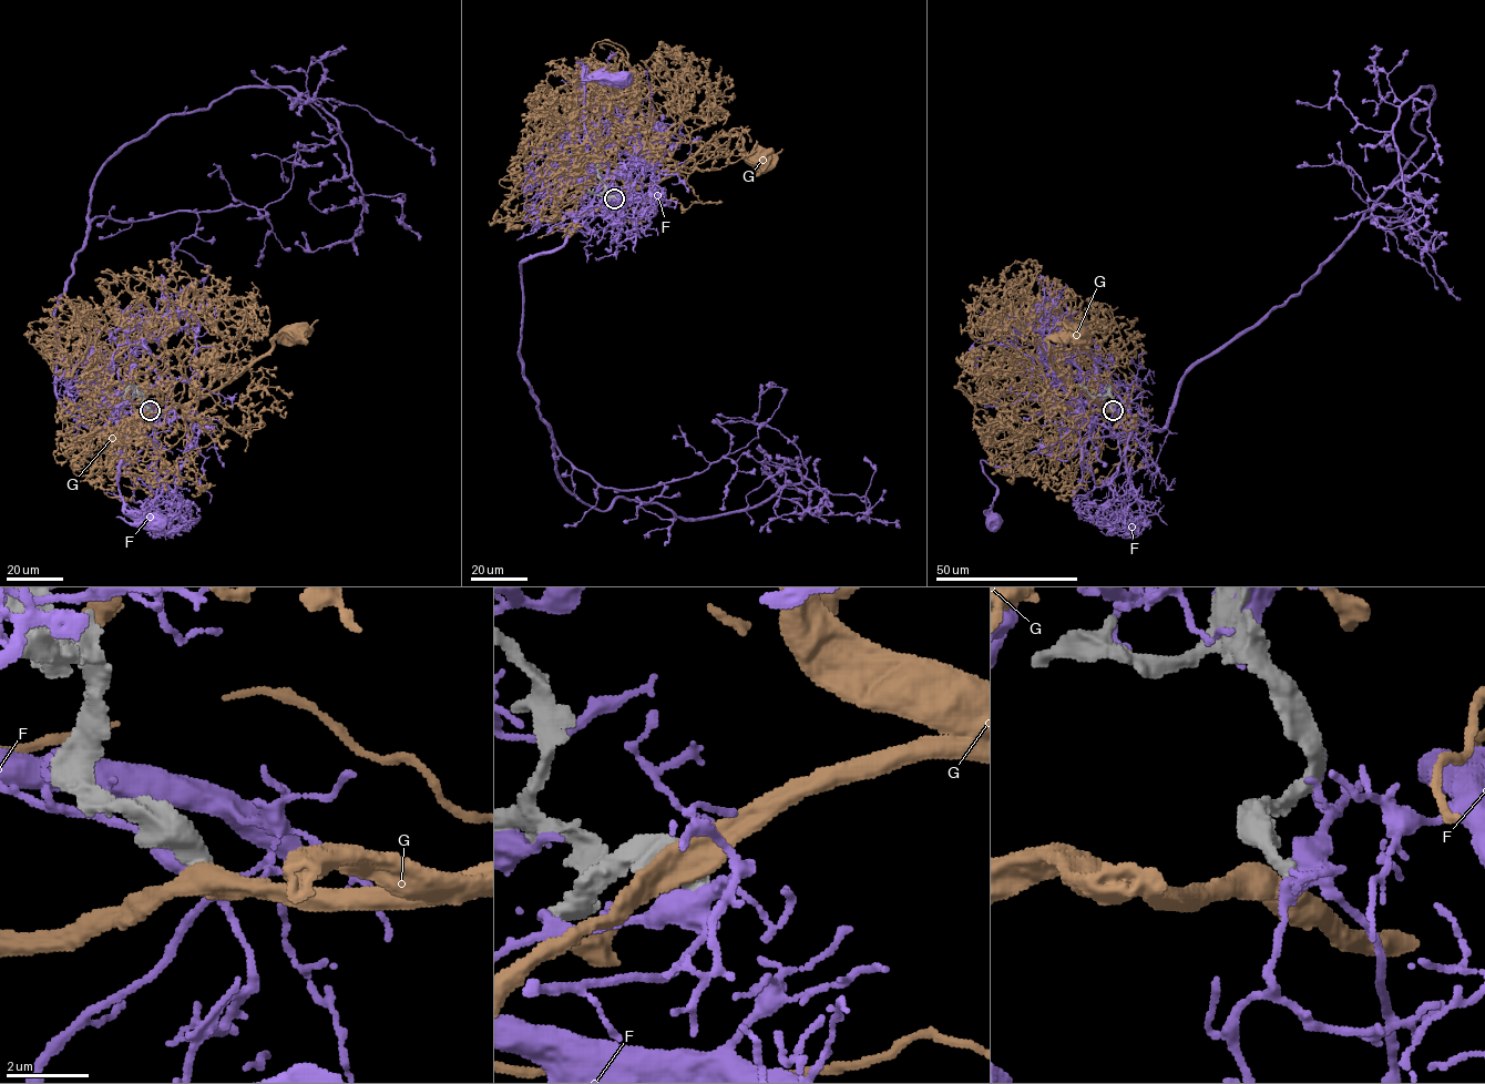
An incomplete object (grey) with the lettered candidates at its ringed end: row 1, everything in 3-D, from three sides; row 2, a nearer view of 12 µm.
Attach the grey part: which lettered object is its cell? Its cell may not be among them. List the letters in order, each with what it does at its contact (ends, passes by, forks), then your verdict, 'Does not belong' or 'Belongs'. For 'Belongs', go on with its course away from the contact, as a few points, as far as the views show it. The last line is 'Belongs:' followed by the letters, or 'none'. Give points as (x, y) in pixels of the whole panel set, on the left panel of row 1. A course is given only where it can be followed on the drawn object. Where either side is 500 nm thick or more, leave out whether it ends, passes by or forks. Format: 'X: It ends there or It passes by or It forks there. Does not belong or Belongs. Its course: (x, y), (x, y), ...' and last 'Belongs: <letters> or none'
F: It forks there. Does not belong
G: Does not belong
Belongs: none

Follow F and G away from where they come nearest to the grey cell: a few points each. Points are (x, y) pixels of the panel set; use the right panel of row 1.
F: (1113, 411), (1122, 404), (1130, 428), (1067, 459), (981, 461), (994, 520)
G: (1112, 411), (1104, 411), (1050, 359), (1048, 339), (1068, 331), (1075, 338), (1075, 334)

